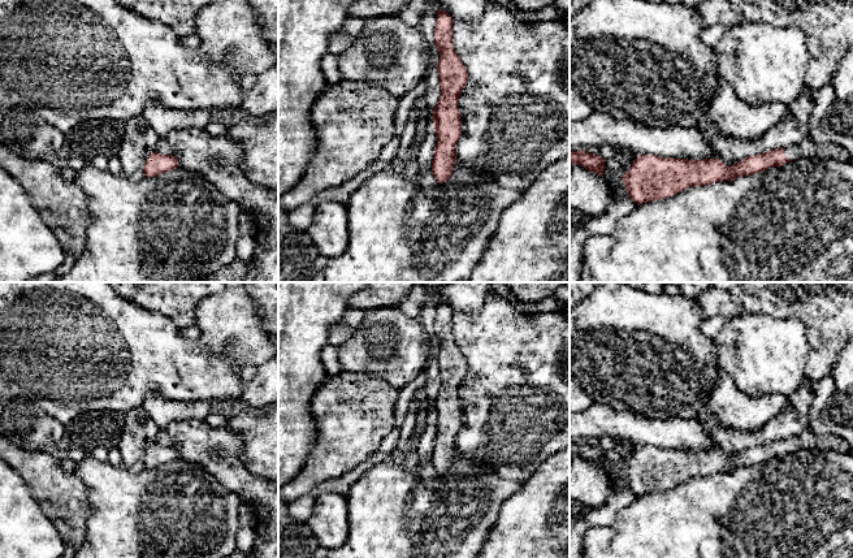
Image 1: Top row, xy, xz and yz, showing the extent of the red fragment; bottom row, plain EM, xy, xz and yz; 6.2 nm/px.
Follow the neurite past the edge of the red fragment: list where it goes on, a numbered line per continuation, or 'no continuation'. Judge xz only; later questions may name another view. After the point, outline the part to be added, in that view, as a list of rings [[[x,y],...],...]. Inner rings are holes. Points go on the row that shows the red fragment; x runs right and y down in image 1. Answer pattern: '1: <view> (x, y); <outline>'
no continuation

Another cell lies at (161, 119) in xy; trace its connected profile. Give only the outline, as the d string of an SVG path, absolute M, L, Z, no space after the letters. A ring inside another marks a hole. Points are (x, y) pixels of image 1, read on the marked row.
M148 103L140 117L163 138L173 129L204 129L215 116L209 111L170 109L157 103Z

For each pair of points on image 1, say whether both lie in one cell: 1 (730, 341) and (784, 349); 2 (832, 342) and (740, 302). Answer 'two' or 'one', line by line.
1: one
2: one

